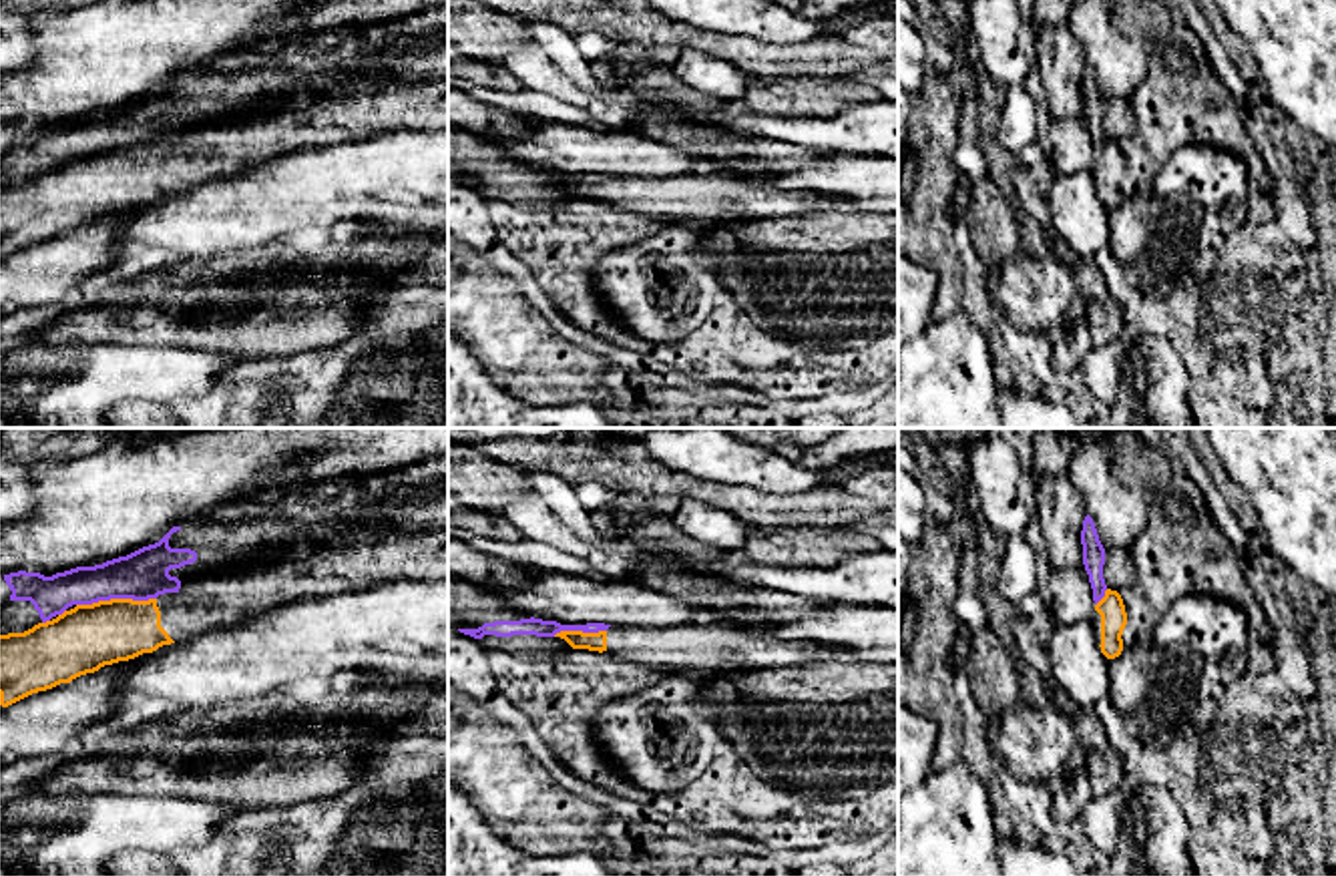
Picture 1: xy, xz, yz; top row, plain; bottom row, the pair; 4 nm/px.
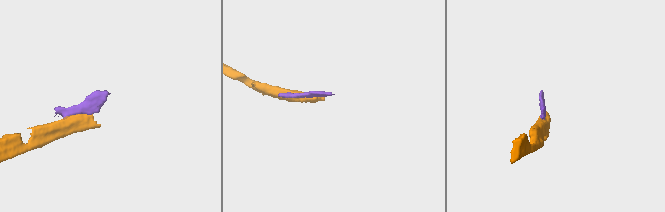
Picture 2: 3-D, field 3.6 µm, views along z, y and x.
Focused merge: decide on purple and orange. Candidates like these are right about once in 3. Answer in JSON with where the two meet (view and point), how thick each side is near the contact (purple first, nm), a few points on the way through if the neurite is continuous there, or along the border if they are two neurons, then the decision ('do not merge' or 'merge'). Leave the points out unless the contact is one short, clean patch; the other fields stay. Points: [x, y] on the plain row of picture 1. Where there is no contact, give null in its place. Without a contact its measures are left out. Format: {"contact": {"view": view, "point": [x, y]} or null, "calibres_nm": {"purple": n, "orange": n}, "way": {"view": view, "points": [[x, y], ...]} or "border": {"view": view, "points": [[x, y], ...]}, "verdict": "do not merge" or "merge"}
{"contact": {"view": "xy", "point": [115, 147]}, "calibres_nm": {"purple": 200, "orange": 260}, "border": {"view": "xy", "points": [[155, 147], [99, 149], [77, 155]]}, "verdict": "do not merge"}

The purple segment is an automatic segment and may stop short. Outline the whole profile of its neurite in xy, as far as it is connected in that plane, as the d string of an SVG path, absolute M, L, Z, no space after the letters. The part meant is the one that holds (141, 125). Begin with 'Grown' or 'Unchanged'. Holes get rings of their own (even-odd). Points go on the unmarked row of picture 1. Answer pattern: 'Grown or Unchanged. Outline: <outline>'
Grown. Outline: M173 76L159 92L143 96L94 117L76 117L52 127L40 123L4 125L12 145L0 159L0 185L24 183L74 159L110 149L149 151L165 143L179 143L181 131L171 119L197 111L191 98L171 98Z

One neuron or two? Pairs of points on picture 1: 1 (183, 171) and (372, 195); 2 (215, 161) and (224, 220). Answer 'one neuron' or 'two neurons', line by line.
1: two neurons
2: two neurons

